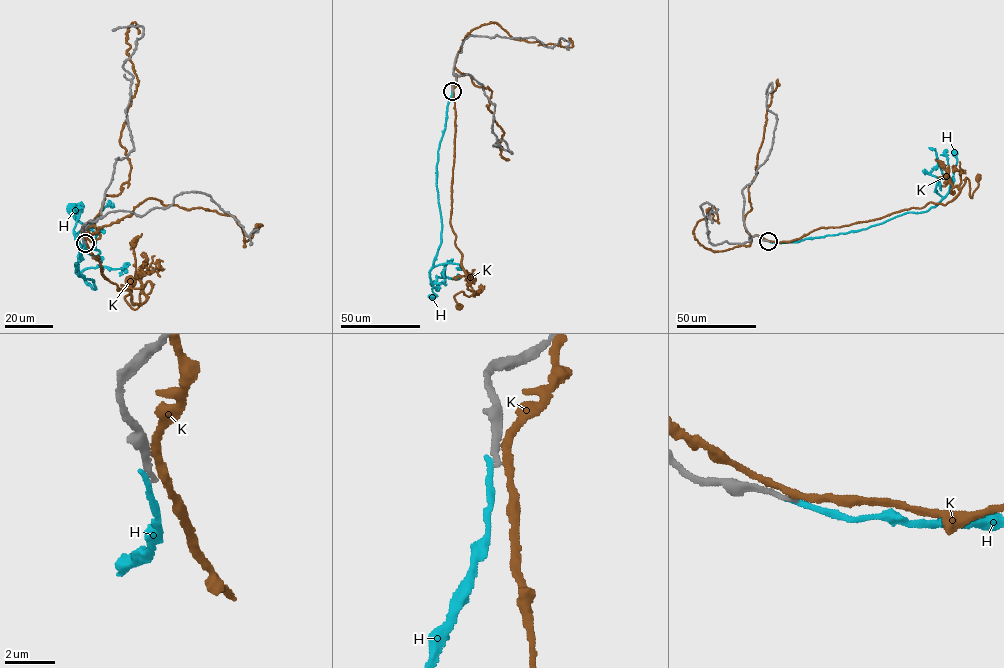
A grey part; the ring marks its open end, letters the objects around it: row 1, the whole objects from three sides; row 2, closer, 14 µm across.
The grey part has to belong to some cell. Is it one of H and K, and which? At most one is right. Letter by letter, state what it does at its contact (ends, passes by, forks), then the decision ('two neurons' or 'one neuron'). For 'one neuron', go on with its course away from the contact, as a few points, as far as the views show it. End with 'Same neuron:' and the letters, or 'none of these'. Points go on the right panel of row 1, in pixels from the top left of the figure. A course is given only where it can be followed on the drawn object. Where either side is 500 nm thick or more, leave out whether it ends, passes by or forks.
H: it ends | two neurons
K: it passes by | two neurons
Same neuron: none of these

